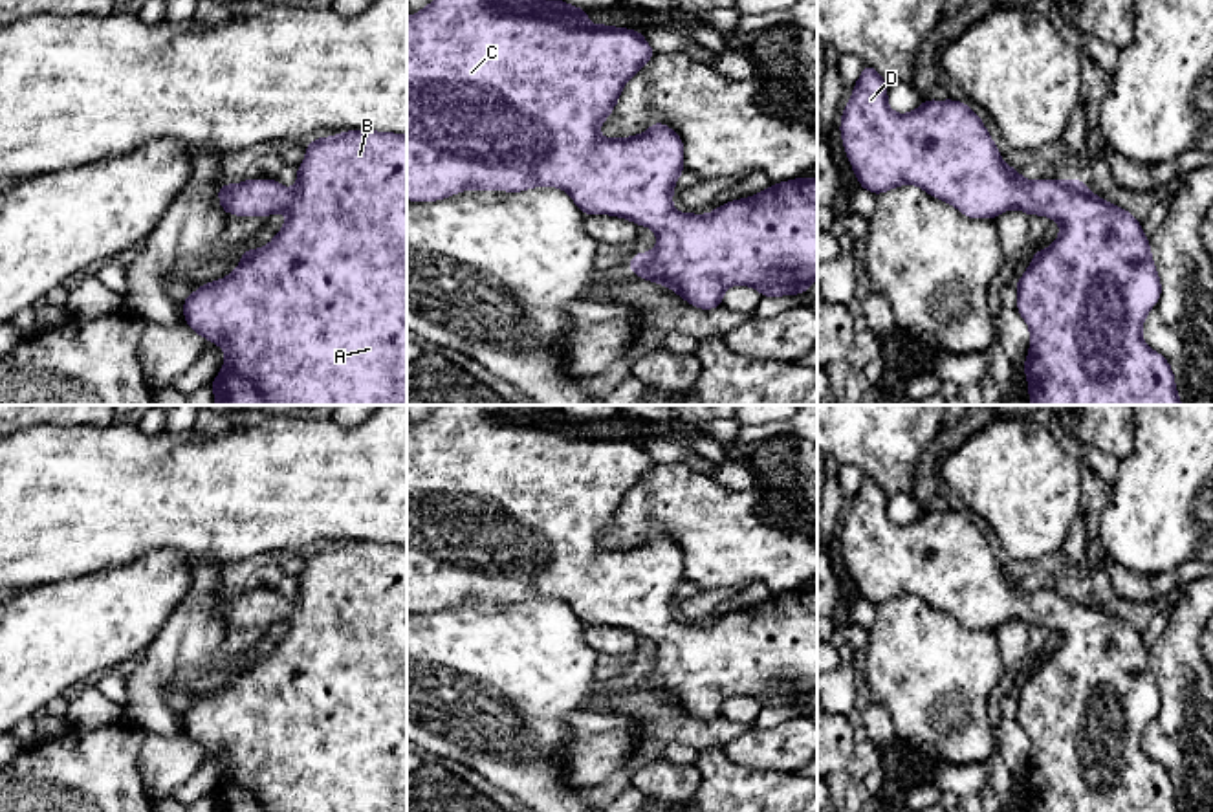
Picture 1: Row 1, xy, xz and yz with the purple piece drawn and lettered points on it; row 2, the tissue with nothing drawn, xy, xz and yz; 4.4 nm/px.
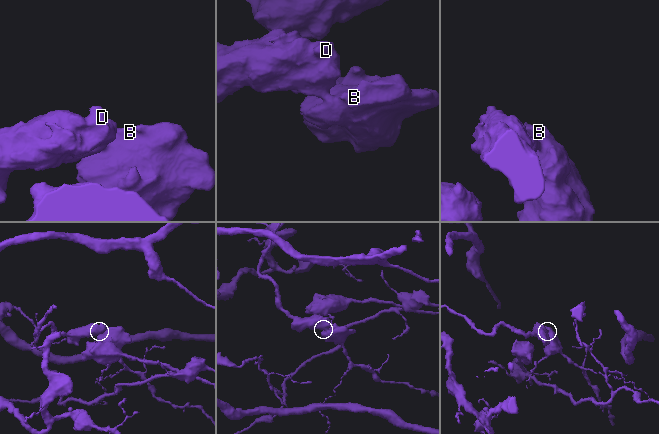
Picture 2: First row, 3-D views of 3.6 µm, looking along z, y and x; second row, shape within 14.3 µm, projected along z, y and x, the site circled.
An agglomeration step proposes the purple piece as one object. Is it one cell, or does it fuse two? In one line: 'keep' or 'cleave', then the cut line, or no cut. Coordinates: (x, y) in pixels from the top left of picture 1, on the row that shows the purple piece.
keep; cut none

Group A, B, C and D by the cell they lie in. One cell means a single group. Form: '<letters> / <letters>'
A B C D

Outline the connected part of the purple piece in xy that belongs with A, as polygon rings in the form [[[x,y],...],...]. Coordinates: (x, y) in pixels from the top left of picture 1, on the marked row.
[[[350,130],[333,137],[319,136],[306,147],[293,189],[277,180],[244,180],[238,185],[222,183],[218,200],[225,214],[247,218],[286,213],[288,220],[266,247],[240,253],[242,262],[233,273],[202,284],[183,301],[187,326],[225,350],[224,367],[209,383],[214,405],[407,405],[407,134]]]

